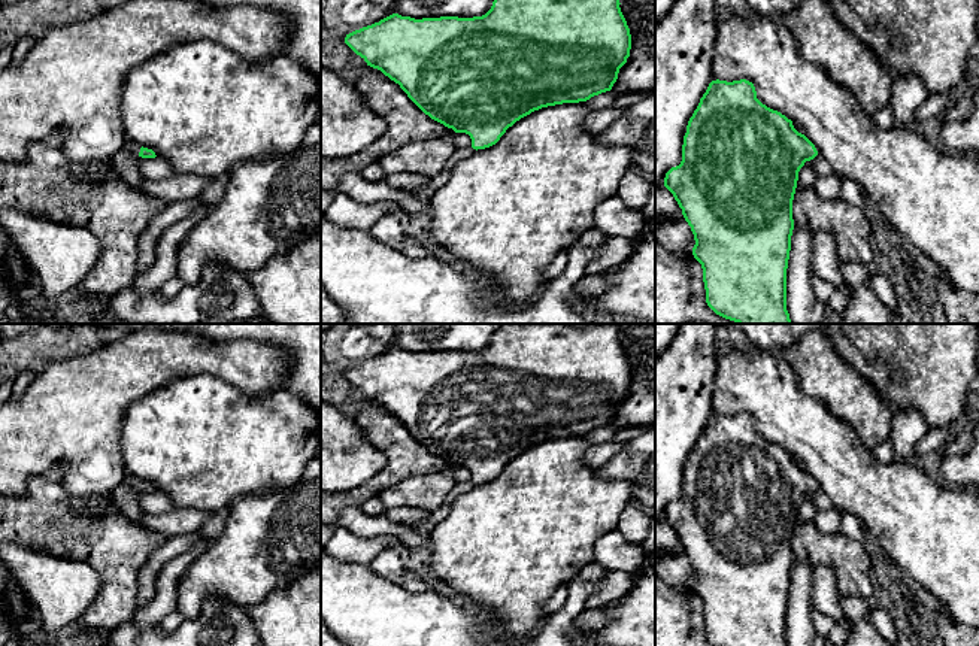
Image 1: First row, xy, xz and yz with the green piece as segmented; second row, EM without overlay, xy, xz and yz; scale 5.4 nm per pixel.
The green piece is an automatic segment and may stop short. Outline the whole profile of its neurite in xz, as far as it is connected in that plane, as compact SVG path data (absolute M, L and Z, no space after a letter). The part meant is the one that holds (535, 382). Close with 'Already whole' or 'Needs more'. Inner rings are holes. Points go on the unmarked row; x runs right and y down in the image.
M501 324L491 343L482 351L415 354L392 348L379 357L346 369L345 377L367 400L381 404L398 418L431 454L455 467L470 470L472 480L457 483L443 506L430 512L428 522L437 525L448 518L458 495L478 483L495 479L506 464L521 452L542 442L587 436L612 424L631 383L630 363L619 339L619 328L615 324L587 324L581 328L564 324Z. Needs more

